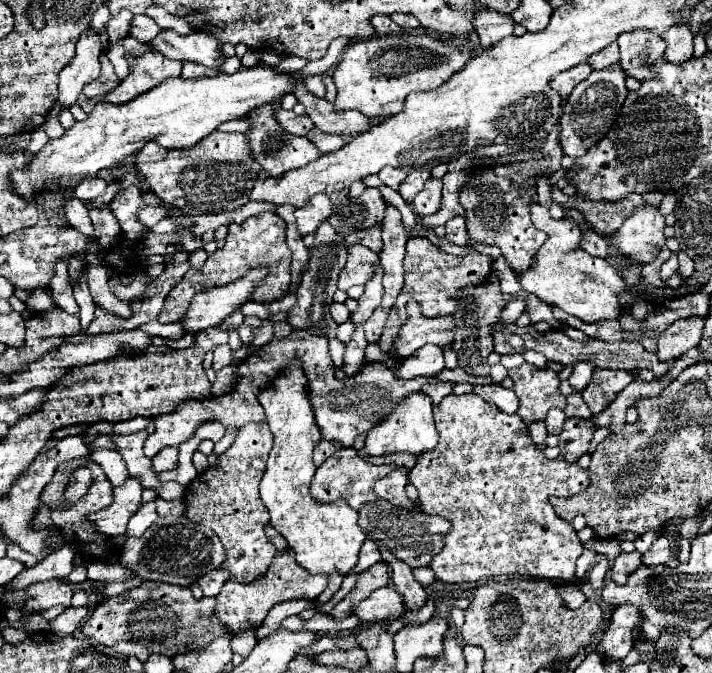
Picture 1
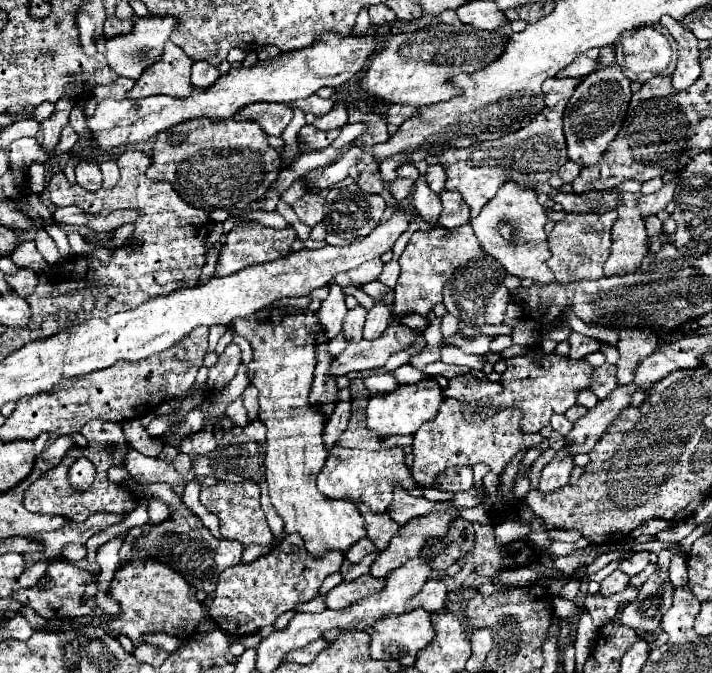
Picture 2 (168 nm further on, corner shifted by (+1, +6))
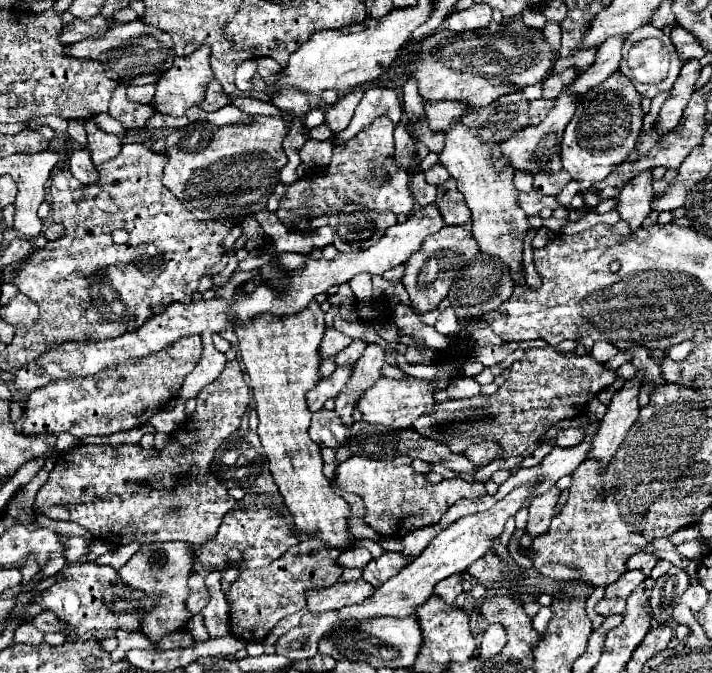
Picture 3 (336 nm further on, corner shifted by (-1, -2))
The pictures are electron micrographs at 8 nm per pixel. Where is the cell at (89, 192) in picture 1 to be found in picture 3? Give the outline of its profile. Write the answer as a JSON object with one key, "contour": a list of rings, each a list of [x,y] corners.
{"contour":[[[75,150],[71,160],[69,160],[69,170],[75,174],[75,178],[79,178],[83,184],[91,184],[97,178],[97,170],[91,162],[91,156],[87,150]]]}

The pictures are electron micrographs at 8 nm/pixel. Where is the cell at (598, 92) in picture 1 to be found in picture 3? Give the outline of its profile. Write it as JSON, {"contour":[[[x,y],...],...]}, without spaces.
{"contour":[[[621,72],[611,74],[605,82],[585,92],[571,122],[565,128],[561,142],[561,164],[579,182],[579,194],[583,196],[595,182],[607,178],[619,164],[623,164],[641,134],[643,110],[641,94],[631,86]]]}

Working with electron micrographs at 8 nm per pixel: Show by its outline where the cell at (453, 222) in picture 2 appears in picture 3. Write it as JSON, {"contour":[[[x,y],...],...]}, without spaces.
{"contour":[[[449,178],[447,182],[443,182],[443,186],[437,188],[435,204],[441,210],[445,224],[463,224],[471,218],[471,212],[463,202],[463,194],[459,194],[457,182],[453,178]]]}

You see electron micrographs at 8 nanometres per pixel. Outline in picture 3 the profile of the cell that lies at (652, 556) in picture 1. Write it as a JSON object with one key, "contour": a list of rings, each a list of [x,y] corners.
{"contour":[[[629,570],[619,582],[613,582],[605,588],[605,598],[623,598],[627,600],[629,594],[645,580],[645,574],[641,570]]]}

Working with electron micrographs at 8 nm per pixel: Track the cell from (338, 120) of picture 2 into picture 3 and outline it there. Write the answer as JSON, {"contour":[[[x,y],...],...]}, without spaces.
{"contour":[[[355,88],[351,90],[349,94],[345,94],[337,104],[333,104],[327,112],[325,112],[325,120],[331,128],[331,132],[341,132],[349,126],[351,118],[353,118],[353,112],[357,108],[357,104],[361,102],[361,96],[363,96],[363,88]]]}

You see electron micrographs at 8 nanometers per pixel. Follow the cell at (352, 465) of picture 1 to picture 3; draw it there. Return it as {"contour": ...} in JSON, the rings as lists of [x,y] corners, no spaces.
{"contour":[[[351,456],[337,468],[337,484],[341,490],[359,494],[365,502],[367,514],[365,524],[371,528],[379,528],[381,536],[401,538],[413,530],[433,526],[441,520],[449,506],[453,506],[461,498],[481,498],[487,494],[485,486],[479,482],[465,482],[461,478],[441,480],[439,484],[429,482],[423,474],[411,468],[413,459],[399,456],[391,460],[372,459],[363,456]]]}

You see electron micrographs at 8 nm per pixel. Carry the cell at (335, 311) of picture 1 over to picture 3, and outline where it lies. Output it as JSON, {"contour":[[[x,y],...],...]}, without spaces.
{"contour":[[[327,328],[325,336],[321,340],[321,346],[319,346],[319,354],[321,354],[321,358],[331,358],[349,344],[351,344],[351,338],[347,338],[345,334],[341,334],[335,328]]]}

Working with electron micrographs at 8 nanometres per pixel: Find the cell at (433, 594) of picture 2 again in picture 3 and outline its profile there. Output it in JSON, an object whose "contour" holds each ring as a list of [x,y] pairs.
{"contour":[[[455,574],[455,576],[451,576],[451,578],[445,578],[445,580],[441,580],[441,582],[435,586],[433,592],[435,592],[439,598],[443,598],[447,604],[453,604],[455,598],[463,592],[461,580],[463,580],[461,574]]]}

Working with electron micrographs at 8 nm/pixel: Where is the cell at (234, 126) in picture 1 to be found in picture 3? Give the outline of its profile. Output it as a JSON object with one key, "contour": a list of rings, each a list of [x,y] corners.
{"contour":[[[307,140],[303,148],[299,152],[301,162],[305,165],[313,167],[326,167],[331,161],[333,155],[334,144],[331,140],[317,141]]]}

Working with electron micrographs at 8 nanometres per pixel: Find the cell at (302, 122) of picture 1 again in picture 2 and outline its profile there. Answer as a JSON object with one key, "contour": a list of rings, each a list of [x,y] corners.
{"contour":[[[255,103],[239,112],[243,120],[257,120],[269,136],[280,136],[293,118],[290,106],[283,103]]]}

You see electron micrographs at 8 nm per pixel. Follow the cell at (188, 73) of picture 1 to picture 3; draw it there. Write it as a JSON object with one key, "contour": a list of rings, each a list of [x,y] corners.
{"contour":[[[211,82],[211,86],[207,86],[207,94],[205,100],[201,102],[203,110],[219,110],[225,104],[229,104],[229,96],[223,92],[223,88],[219,86],[219,82]]]}

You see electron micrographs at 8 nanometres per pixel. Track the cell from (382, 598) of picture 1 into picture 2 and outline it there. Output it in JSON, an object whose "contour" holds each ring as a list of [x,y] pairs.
{"contour":[[[371,574],[359,576],[357,580],[351,580],[351,582],[343,580],[325,596],[325,604],[327,608],[333,608],[333,610],[347,610],[351,604],[359,602],[361,598],[383,592],[383,588],[385,588],[385,580],[373,578]]]}

